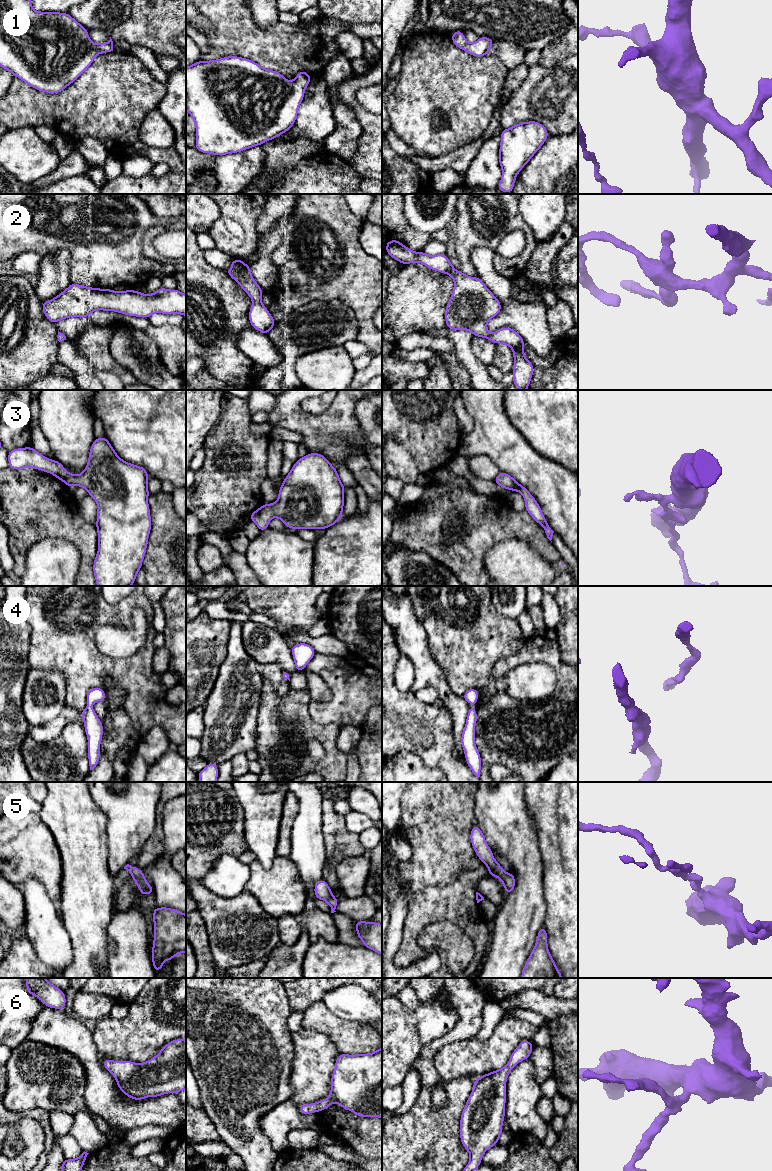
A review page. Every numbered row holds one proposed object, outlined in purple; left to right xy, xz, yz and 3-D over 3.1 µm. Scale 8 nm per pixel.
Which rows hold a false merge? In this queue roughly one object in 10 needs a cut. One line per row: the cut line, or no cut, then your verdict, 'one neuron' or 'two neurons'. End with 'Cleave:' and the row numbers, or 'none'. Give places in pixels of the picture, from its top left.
1: no cut | one neuron
2: no cut | one neuron
3: no cut | one neuron
4: no cut | one neuron
5: no cut | one neuron
6: no cut | one neuron
Cleave: none

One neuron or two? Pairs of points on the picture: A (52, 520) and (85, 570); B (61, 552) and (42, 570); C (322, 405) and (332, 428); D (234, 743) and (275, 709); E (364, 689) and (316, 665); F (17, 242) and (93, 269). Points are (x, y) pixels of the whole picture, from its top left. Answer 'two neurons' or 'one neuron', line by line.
A: one neuron
B: one neuron
C: two neurons
D: two neurons
E: one neuron
F: one neuron

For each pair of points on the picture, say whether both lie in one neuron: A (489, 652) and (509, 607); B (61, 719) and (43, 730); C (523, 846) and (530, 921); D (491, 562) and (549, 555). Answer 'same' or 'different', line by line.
A: different
B: same
C: same
D: different

